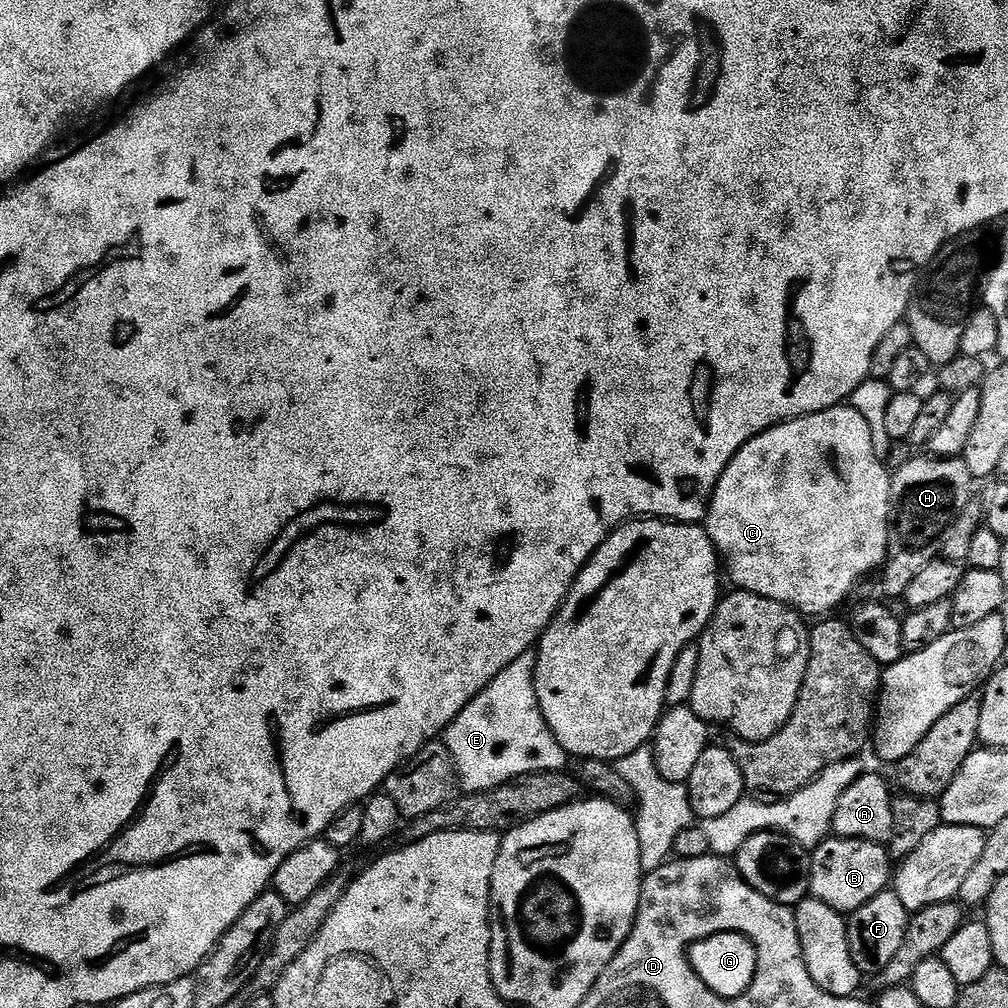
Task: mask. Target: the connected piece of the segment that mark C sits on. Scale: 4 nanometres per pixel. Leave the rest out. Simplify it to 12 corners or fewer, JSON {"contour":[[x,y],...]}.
{"contour":[[858,410],[775,424],[706,531],[742,592],[824,618],[888,559]]}

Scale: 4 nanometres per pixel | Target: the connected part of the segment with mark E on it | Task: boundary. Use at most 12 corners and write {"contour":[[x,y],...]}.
{"contour":[[522,654],[442,733],[465,793],[563,772]]}

